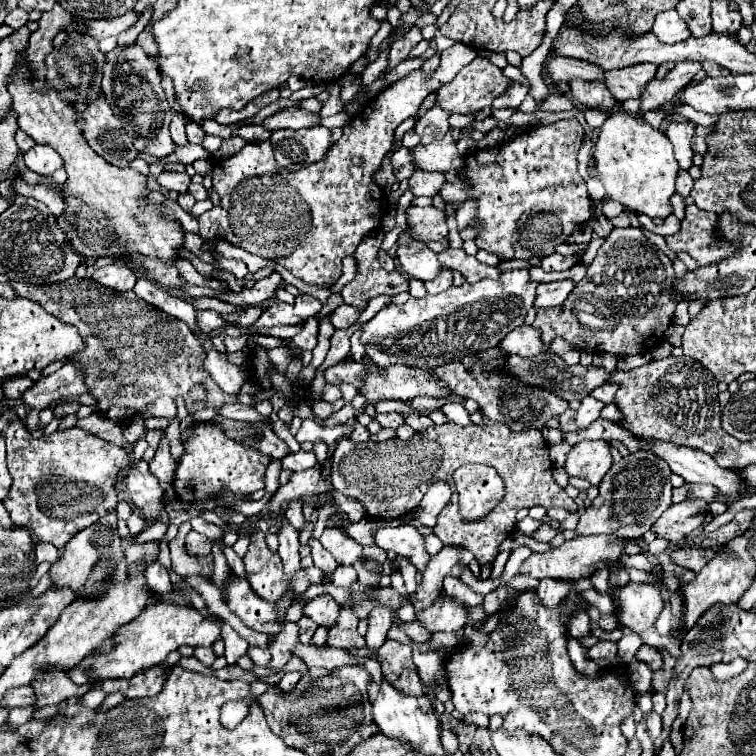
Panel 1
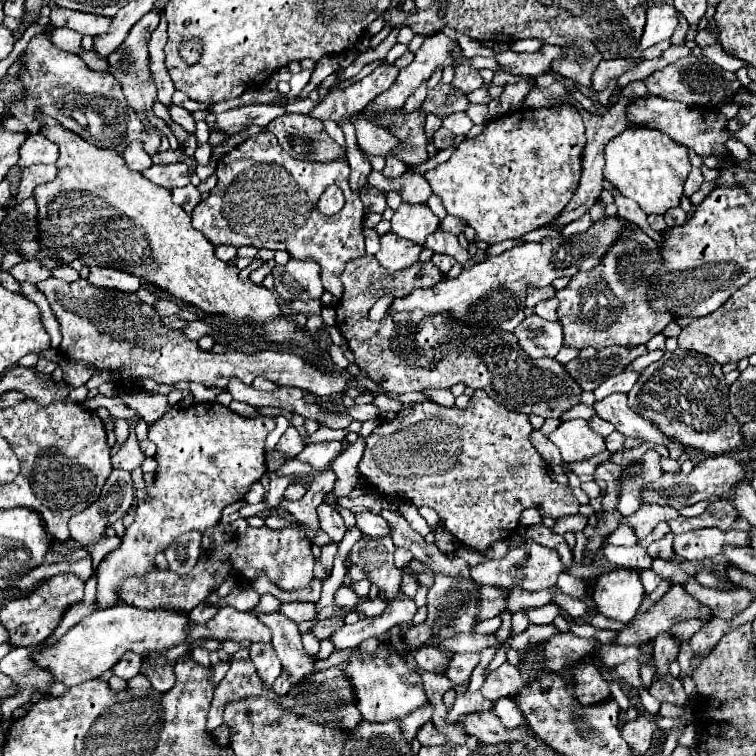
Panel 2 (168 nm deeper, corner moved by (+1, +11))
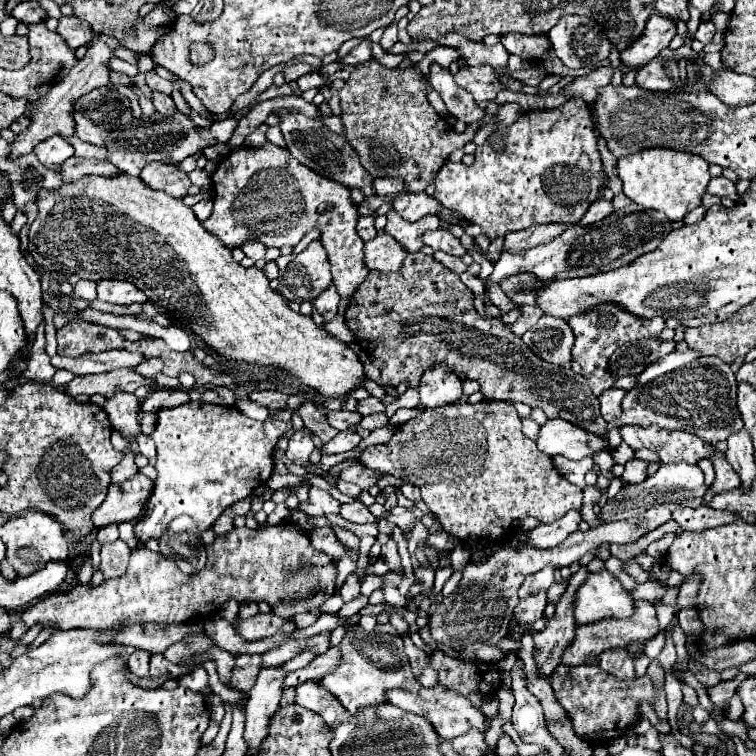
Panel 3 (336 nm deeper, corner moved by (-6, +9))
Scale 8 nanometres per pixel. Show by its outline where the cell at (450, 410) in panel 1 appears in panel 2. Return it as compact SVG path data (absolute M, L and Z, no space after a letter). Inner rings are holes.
M426 388L422 390L422 394L440 406L450 406L450 408L454 406L454 394L446 388Z

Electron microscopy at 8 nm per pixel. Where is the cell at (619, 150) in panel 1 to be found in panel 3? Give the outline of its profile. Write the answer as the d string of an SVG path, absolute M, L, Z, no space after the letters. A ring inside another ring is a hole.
M647 148L639 154L629 154L617 160L619 178L623 180L623 194L643 208L655 208L671 220L683 220L687 212L701 204L705 186L711 180L707 160L689 152L671 148Z

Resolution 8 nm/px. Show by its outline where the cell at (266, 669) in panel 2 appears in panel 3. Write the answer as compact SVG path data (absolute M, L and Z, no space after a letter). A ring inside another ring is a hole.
M281 666L261 668L257 684L249 692L249 700L245 704L245 740L251 752L257 750L259 742L267 736L267 722L279 708L285 676L287 672Z

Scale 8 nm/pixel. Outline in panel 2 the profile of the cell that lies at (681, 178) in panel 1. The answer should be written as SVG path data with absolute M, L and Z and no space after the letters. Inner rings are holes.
M692 168L690 176L688 176L686 184L684 184L684 194L686 194L686 196L692 196L692 194L700 188L700 184L702 184L702 182L704 182L704 178L702 178L700 168Z

